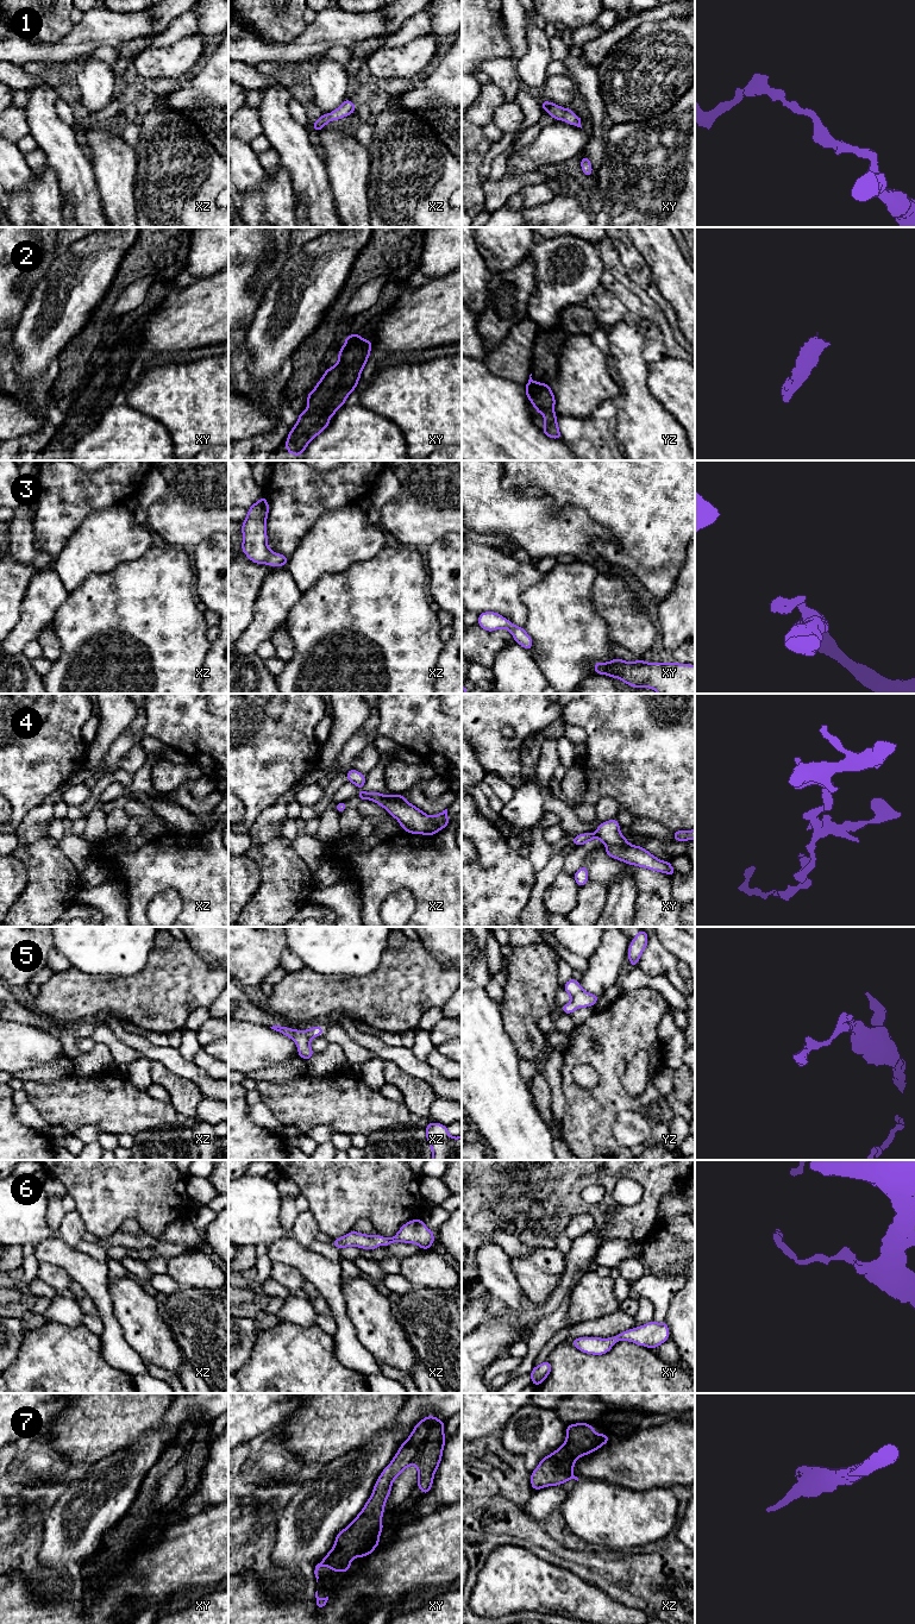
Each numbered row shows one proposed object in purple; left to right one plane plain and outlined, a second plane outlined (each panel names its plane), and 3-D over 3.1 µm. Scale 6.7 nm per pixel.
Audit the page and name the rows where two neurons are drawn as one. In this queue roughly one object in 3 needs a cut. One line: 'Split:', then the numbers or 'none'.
Split: 4

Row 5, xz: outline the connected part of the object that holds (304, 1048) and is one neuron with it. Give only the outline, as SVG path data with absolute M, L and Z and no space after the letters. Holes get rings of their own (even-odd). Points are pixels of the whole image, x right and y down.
M272 1026L270 1028L290 1037L297 1045L297 1056L305 1059L306 1061L315 1054L309 1046L311 1040L325 1033L321 1026L314 1026L307 1030L296 1030L281 1026Z

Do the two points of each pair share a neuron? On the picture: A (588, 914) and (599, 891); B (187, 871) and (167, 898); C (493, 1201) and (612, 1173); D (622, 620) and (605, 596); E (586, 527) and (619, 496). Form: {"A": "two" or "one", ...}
{"A": "one", "B": "two", "C": "one", "D": "one", "E": "two"}

